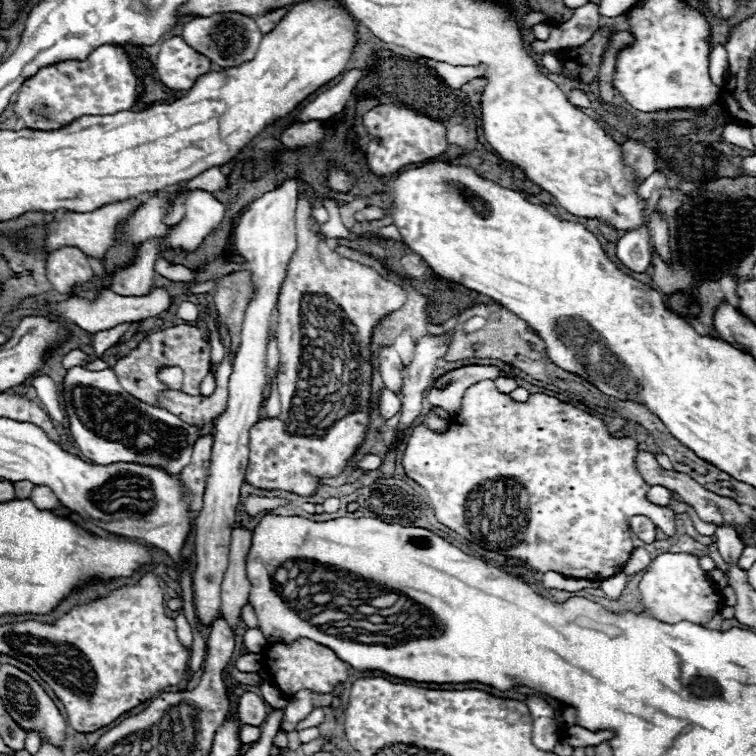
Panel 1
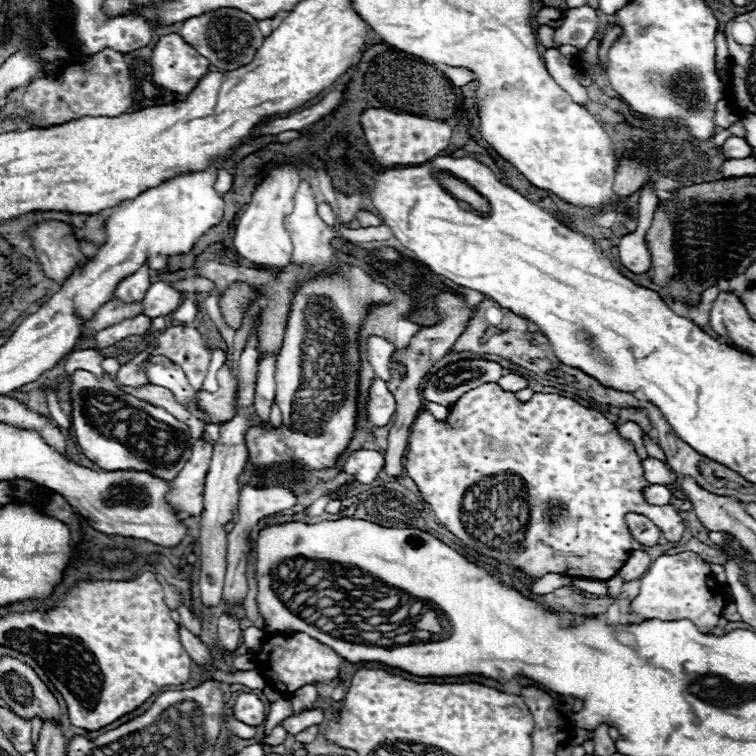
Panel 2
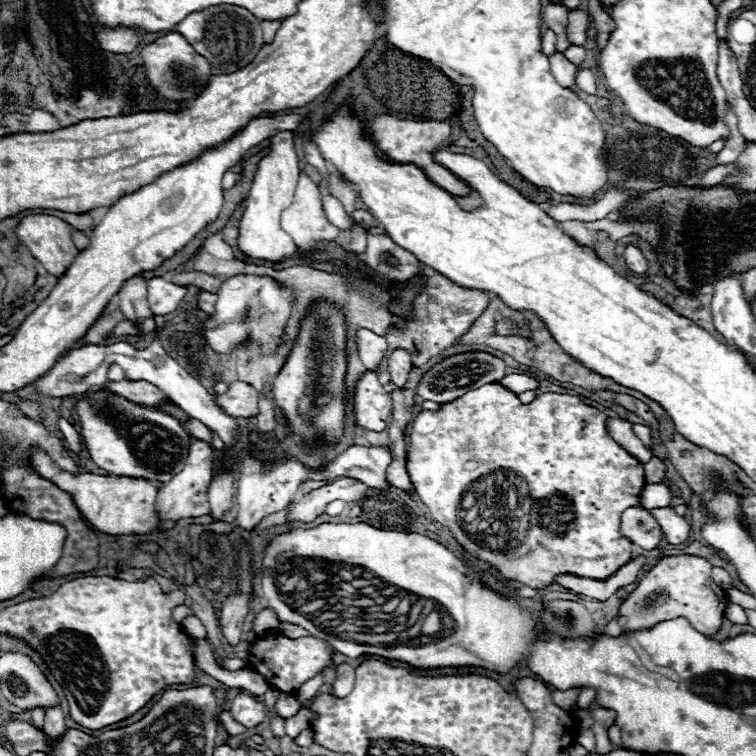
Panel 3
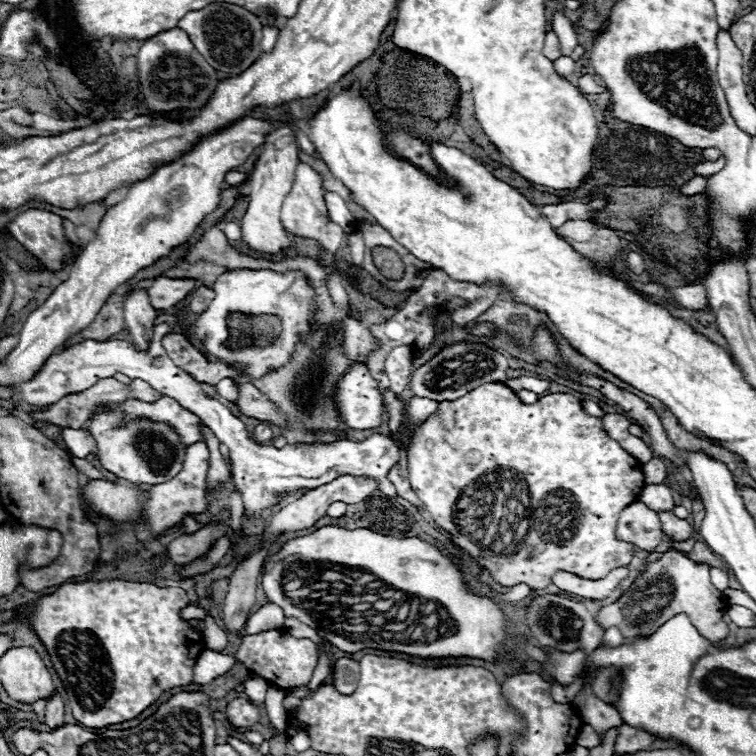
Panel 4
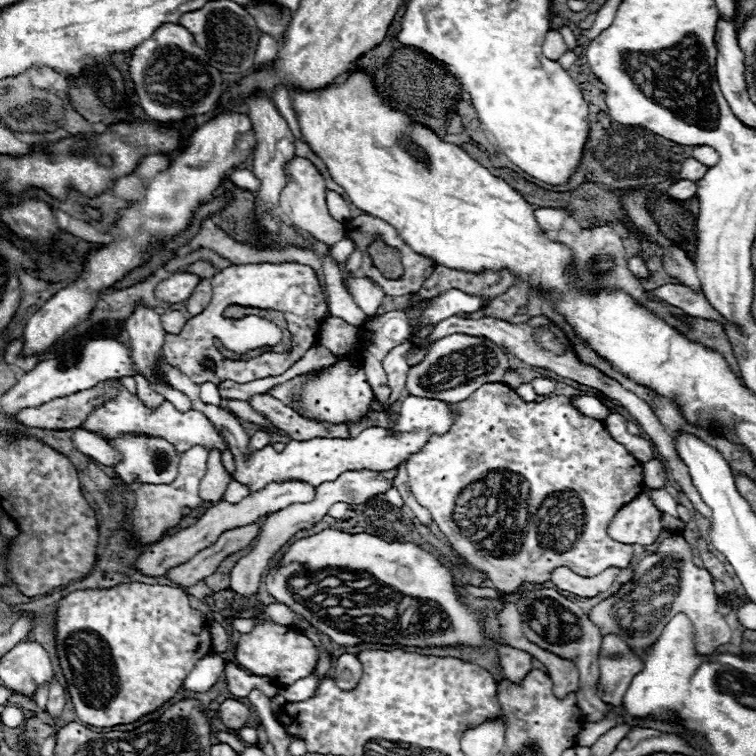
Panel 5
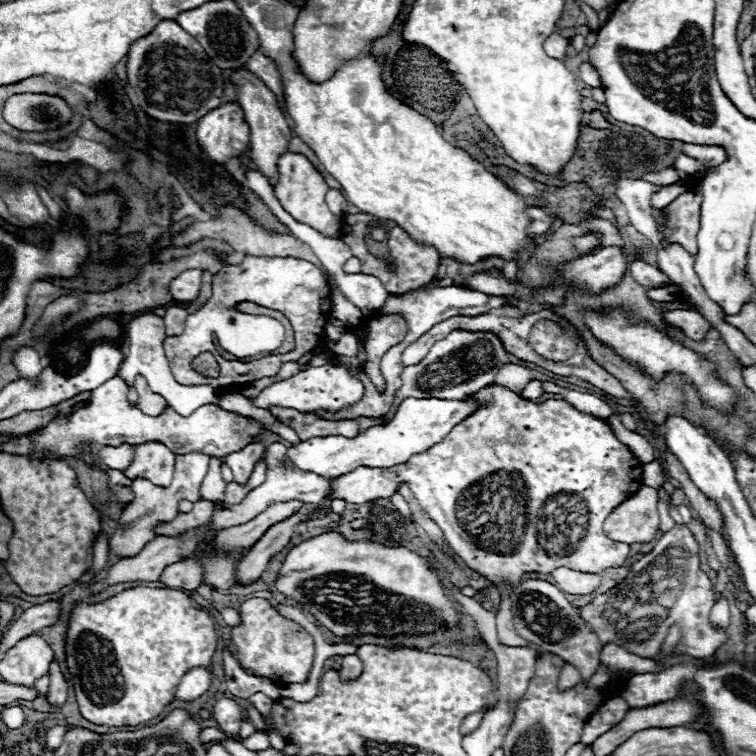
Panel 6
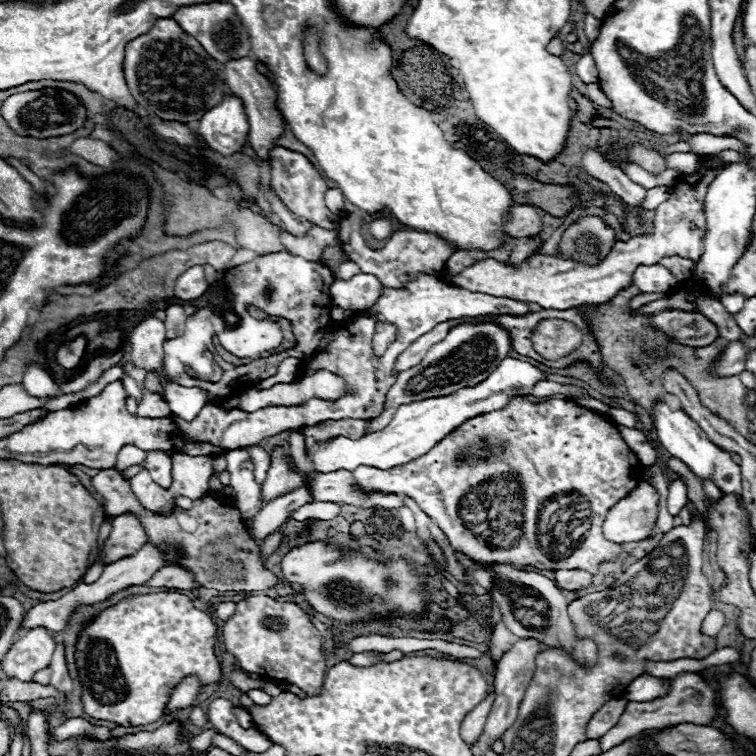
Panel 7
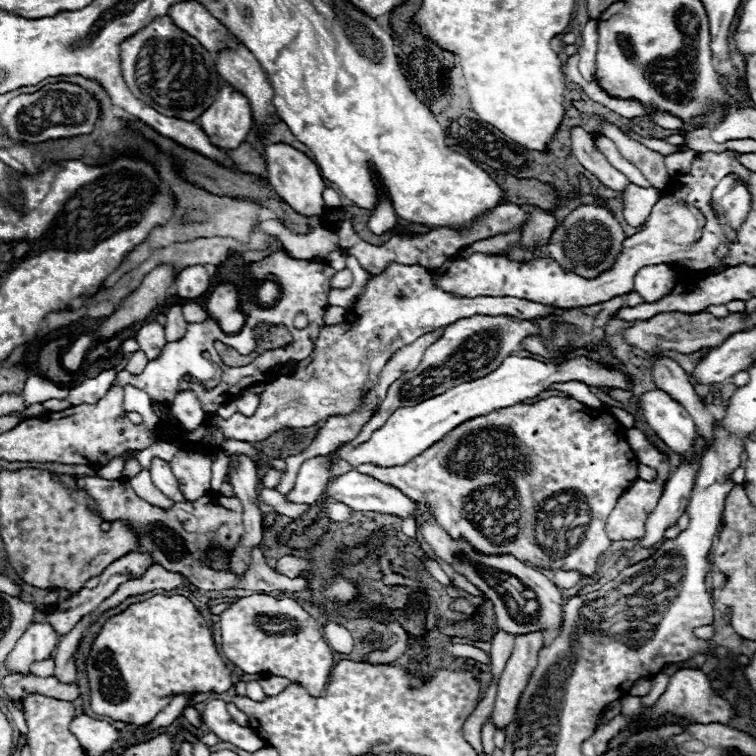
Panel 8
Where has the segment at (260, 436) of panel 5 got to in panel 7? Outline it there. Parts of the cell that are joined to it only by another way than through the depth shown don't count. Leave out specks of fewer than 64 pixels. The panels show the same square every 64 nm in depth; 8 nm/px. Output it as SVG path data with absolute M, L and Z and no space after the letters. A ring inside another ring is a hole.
M228 450L226 452L230 488L234 490L236 506L242 512L244 524L252 522L260 512L260 484L254 478L254 464L246 450Z

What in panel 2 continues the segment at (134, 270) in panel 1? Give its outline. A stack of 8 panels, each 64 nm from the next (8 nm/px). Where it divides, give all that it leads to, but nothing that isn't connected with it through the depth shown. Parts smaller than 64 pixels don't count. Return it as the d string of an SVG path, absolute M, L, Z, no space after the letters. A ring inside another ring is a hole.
M144 264L138 272L134 272L134 274L128 276L128 278L124 278L124 280L118 284L118 288L116 288L114 294L116 294L120 300L124 300L126 304L130 304L130 302L142 302L142 298L144 298L146 290L150 288L150 284L152 284L150 268Z

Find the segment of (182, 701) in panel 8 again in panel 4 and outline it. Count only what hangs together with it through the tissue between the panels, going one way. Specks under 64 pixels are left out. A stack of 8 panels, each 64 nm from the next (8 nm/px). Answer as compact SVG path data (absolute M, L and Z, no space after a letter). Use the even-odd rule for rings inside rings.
M206 650L196 666L194 666L194 678L192 678L192 684L198 684L198 686L204 686L212 682L215 678L222 676L232 668L237 661L230 656L220 654L220 652L212 652L212 650Z

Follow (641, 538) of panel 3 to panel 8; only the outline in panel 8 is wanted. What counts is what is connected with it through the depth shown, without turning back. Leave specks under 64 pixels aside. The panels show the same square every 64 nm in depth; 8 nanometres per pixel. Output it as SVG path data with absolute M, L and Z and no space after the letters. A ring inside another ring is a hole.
M634 480L634 484L618 498L618 504L606 520L610 540L638 540L644 534L644 522L662 496L664 480Z

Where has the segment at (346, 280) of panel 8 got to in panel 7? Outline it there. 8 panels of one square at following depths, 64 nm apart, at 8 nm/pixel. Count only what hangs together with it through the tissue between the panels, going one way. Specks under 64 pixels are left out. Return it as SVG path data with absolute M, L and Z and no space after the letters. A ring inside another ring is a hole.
M346 260L346 262L344 262L340 268L338 268L338 274L336 274L336 276L338 276L340 280L350 280L350 278L352 278L356 272L360 272L358 264L356 264L356 262Z

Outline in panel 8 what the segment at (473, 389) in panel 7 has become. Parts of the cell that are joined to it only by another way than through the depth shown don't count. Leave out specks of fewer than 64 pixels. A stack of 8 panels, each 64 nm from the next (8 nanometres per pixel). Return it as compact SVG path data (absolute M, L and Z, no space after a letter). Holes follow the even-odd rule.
M508 356L494 372L486 374L484 378L472 380L472 382L462 382L454 388L448 388L444 394L438 394L434 398L428 398L416 406L410 408L398 408L390 420L374 432L374 436L366 442L360 444L358 448L350 448L348 444L342 444L336 452L338 456L350 460L350 464L382 464L382 466L394 466L394 464L406 464L406 460L412 460L414 456L422 454L430 444L442 440L446 432L454 430L458 424L484 416L492 410L506 408L512 404L518 404L526 398L538 396L542 390L546 390L550 384L558 382L584 382L586 386L608 386L608 388L618 388L618 390L632 390L632 380L618 368L608 368L602 366L596 360L590 360L586 356L574 356L574 358L562 358L562 360L536 360L536 358L518 358L518 356Z

